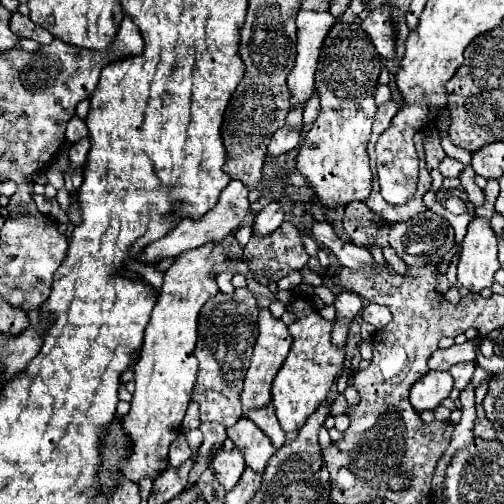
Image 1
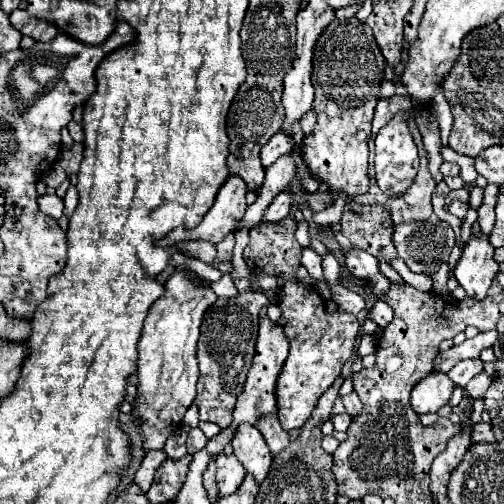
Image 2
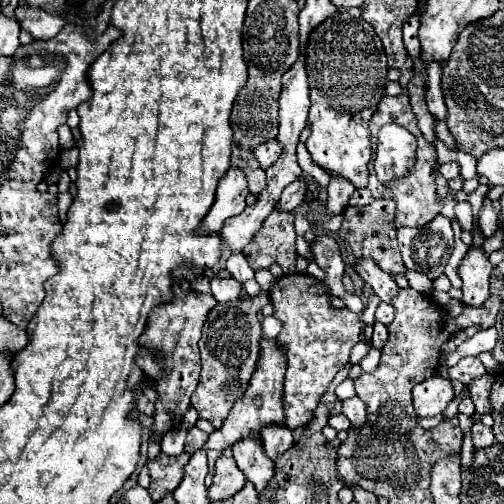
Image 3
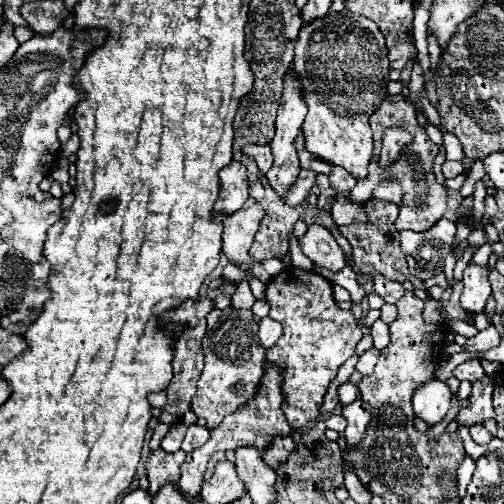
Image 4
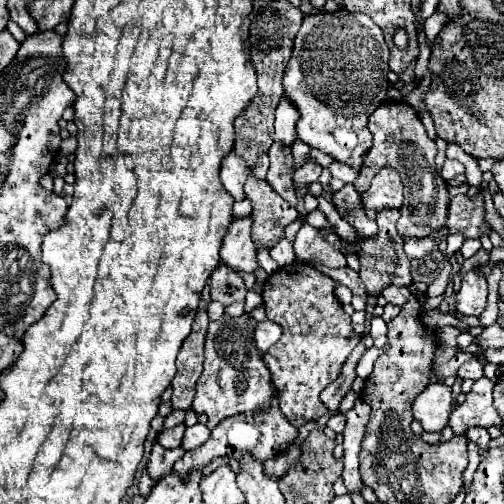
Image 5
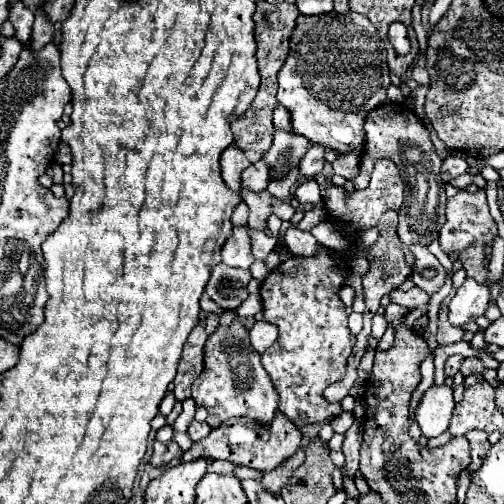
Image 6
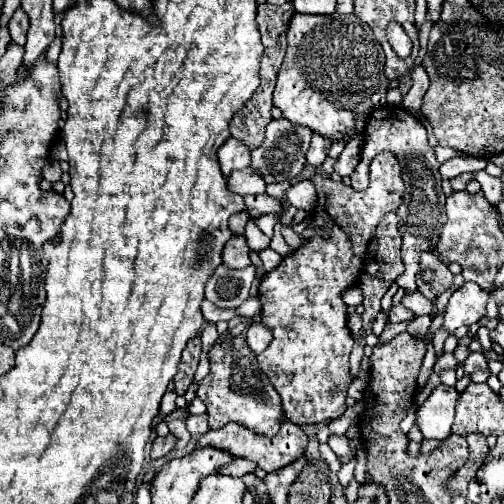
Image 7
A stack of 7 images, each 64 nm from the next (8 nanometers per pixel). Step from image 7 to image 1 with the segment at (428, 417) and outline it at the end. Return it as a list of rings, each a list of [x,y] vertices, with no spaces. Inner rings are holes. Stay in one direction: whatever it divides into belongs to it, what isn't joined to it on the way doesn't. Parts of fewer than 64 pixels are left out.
[[[430,370],[426,376],[416,380],[410,390],[410,402],[412,406],[422,412],[422,410],[434,410],[440,406],[444,398],[448,398],[452,390],[452,376],[450,372],[440,372],[440,370]]]

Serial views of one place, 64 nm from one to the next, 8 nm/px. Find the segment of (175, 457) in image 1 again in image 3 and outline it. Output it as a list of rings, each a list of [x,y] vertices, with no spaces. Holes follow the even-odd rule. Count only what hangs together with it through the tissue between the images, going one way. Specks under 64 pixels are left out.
[[[182,426],[174,428],[168,432],[168,436],[162,438],[162,452],[170,456],[178,456],[184,452],[184,440],[186,440],[186,430]]]

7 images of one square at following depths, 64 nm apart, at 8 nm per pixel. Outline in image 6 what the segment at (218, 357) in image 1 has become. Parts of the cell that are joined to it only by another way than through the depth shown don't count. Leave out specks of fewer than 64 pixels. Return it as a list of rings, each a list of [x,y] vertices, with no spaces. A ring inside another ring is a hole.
[[[236,318],[230,326],[218,324],[214,334],[208,336],[204,348],[204,370],[192,384],[192,398],[196,406],[204,406],[208,410],[206,422],[210,428],[218,428],[220,422],[232,416],[248,416],[264,424],[272,420],[278,410],[278,394],[262,368],[260,354],[250,344],[244,320]]]

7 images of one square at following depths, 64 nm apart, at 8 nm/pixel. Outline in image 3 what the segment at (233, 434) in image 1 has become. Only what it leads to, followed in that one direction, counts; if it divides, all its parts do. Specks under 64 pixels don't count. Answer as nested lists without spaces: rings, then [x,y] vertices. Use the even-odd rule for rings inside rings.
[[[248,436],[246,440],[240,440],[232,446],[234,460],[238,468],[244,472],[246,480],[252,480],[256,490],[262,492],[268,484],[268,480],[274,476],[274,462],[268,460],[260,438]]]

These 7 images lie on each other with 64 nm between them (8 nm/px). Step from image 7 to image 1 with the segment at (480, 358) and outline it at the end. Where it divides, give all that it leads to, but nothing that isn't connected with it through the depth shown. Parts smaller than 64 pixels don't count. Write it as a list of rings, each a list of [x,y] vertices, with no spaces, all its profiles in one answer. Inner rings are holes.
[[[464,362],[464,364],[456,364],[450,368],[450,374],[454,378],[454,388],[462,390],[466,388],[466,384],[472,380],[474,374],[474,362]]]

